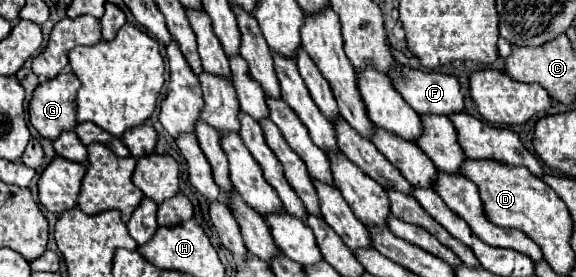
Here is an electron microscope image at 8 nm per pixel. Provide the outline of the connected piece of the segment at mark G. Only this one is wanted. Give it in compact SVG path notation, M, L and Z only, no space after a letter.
M64 71L36 87L28 113L30 123L42 137L54 141L60 137L60 133L76 129L78 121L74 103L78 89L80 81L72 71Z

